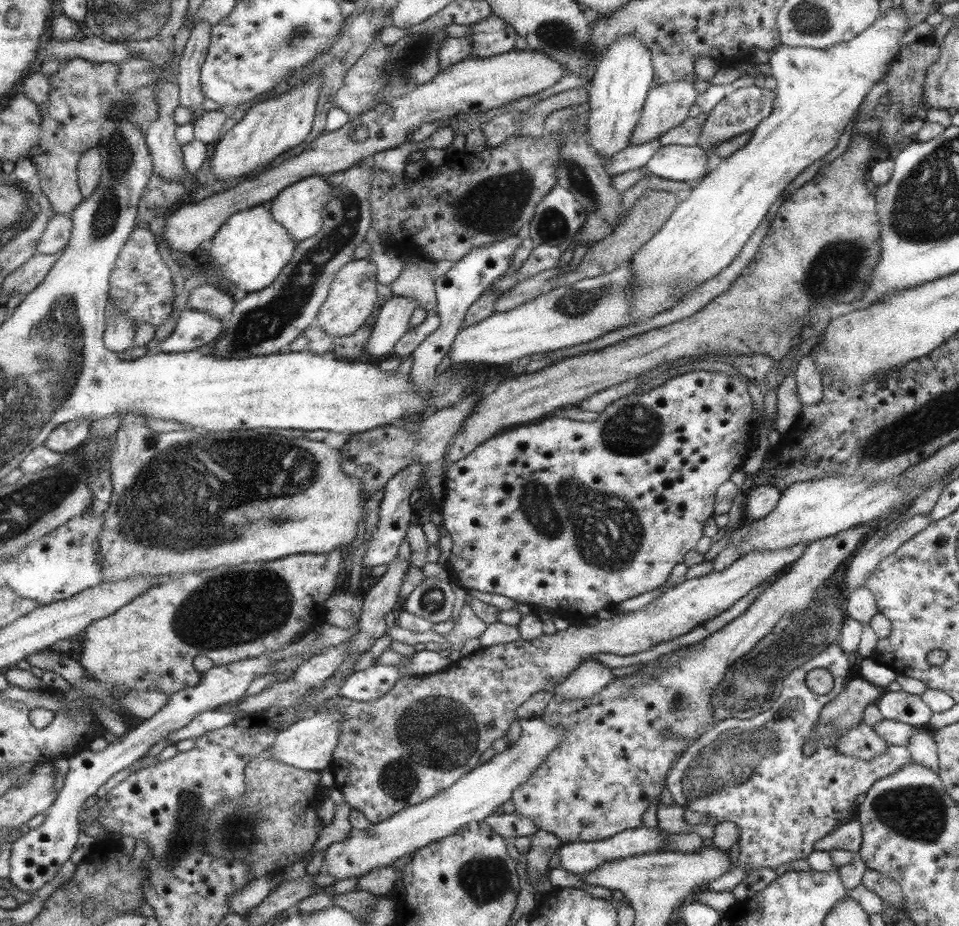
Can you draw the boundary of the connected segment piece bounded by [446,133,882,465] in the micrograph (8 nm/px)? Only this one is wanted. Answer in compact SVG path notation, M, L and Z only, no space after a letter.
M857 133L841 155L829 164L820 164L811 180L786 196L768 224L766 235L760 242L750 267L742 269L727 290L715 296L691 316L627 337L599 350L565 357L534 373L523 372L505 379L491 394L480 399L475 413L459 428L459 433L447 449L448 465L469 457L503 426L521 426L523 422L535 420L541 414L549 414L561 406L577 406L591 394L642 376L655 366L668 364L679 358L709 355L711 352L763 353L777 362L794 346L805 344L806 324L802 323L802 320L806 320L805 316L813 316L817 308L828 308L831 304L848 302L852 304L858 300L866 292L866 278L880 262L880 220L874 210L874 190L865 186L865 172L870 161L870 140Z

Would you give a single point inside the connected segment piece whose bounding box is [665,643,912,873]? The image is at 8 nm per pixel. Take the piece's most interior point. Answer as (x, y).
(753, 772)

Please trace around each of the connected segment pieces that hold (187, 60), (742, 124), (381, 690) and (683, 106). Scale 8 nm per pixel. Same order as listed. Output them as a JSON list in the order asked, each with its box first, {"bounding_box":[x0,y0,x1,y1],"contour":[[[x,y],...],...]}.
[{"bounding_box":[177,21,212,123],"contour":[[[201,21],[194,26],[191,35],[185,45],[184,52],[179,62],[179,74],[177,80],[180,83],[181,106],[194,110],[194,123],[203,113],[201,104],[205,100],[201,90],[201,68],[207,60],[210,44],[212,43],[212,24]]]},{"bounding_box":[698,85,775,150],"contour":[[[749,85],[735,89],[729,95],[726,95],[706,114],[706,119],[700,128],[698,147],[703,150],[712,150],[720,146],[734,136],[741,133],[752,131],[765,118],[772,114],[773,99],[775,98],[773,90],[760,88],[755,85]]]},{"bounding_box":[339,665,401,702],"contour":[[[372,665],[345,680],[339,694],[357,702],[373,702],[389,695],[399,679],[401,676],[397,666]]]},{"bounding_box":[628,80,697,146],"contour":[[[681,80],[651,88],[628,146],[657,139],[670,128],[676,127],[694,112],[697,95],[693,83]]]}]

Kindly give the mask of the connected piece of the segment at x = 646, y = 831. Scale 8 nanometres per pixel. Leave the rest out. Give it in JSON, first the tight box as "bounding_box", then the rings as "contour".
{"bounding_box":[557,826,666,874],"contour":[[[645,826],[628,829],[619,832],[617,835],[610,836],[608,839],[603,839],[595,842],[570,842],[564,843],[558,848],[557,854],[560,860],[559,868],[568,870],[573,874],[585,874],[596,870],[598,866],[602,866],[606,862],[614,862],[620,858],[628,858],[636,854],[657,853],[664,850],[666,846],[666,838],[663,832],[657,829],[650,829]]]}

